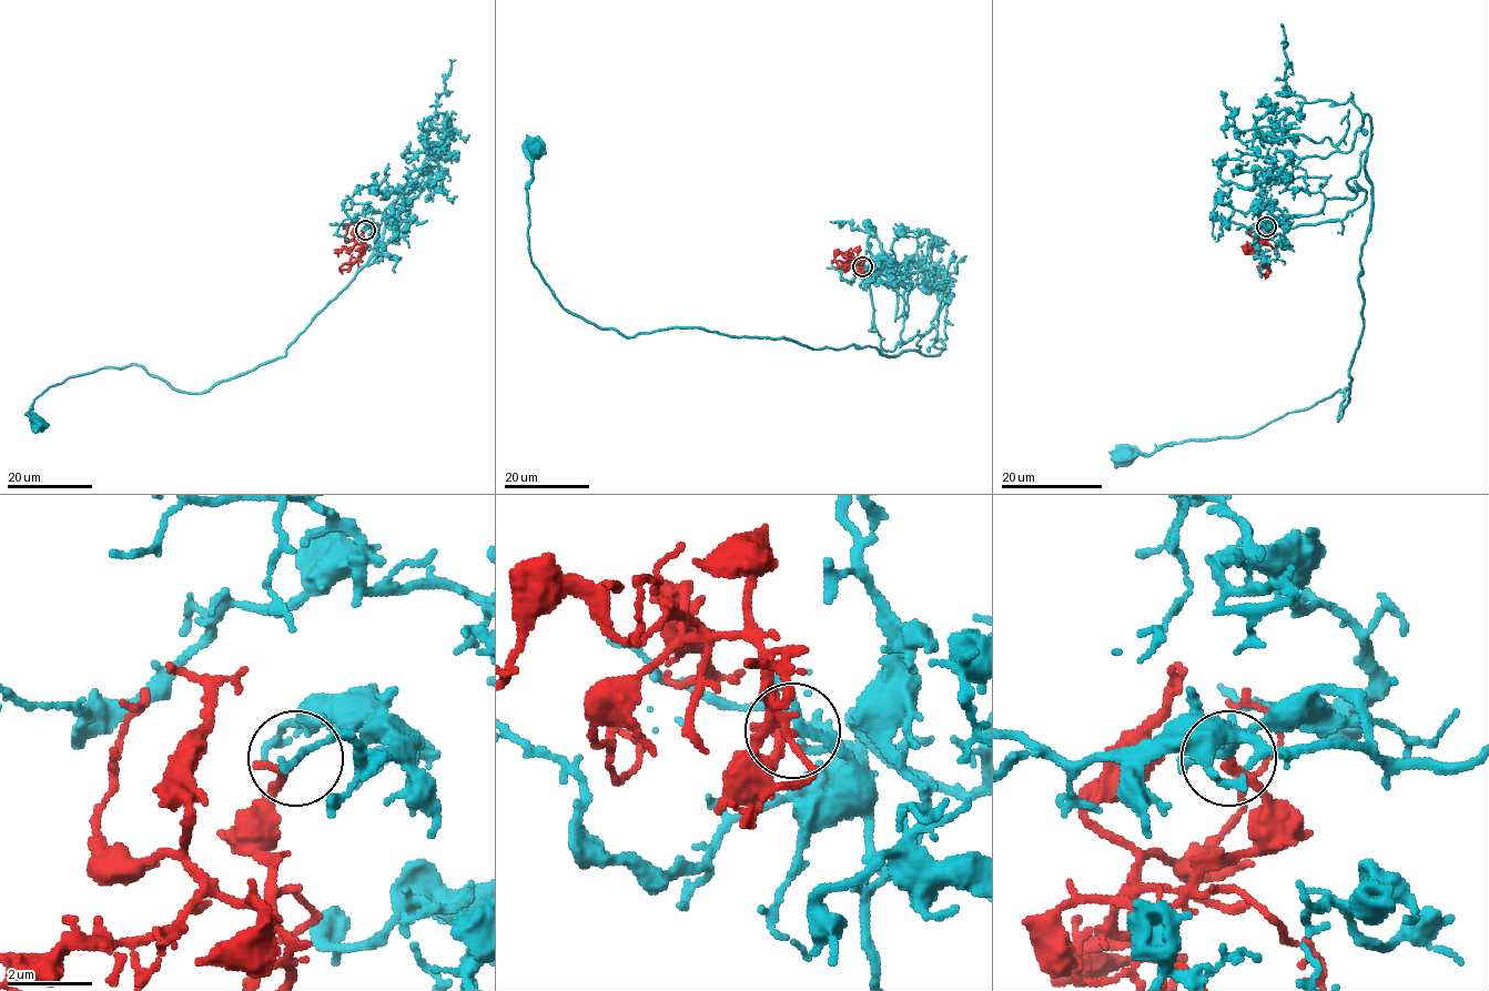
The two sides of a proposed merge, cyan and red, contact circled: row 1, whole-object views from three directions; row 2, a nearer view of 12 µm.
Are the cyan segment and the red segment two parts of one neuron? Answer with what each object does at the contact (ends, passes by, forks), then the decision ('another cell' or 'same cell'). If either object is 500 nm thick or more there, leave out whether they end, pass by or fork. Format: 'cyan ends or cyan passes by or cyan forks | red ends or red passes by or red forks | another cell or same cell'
cyan ends | red ends | same cell

